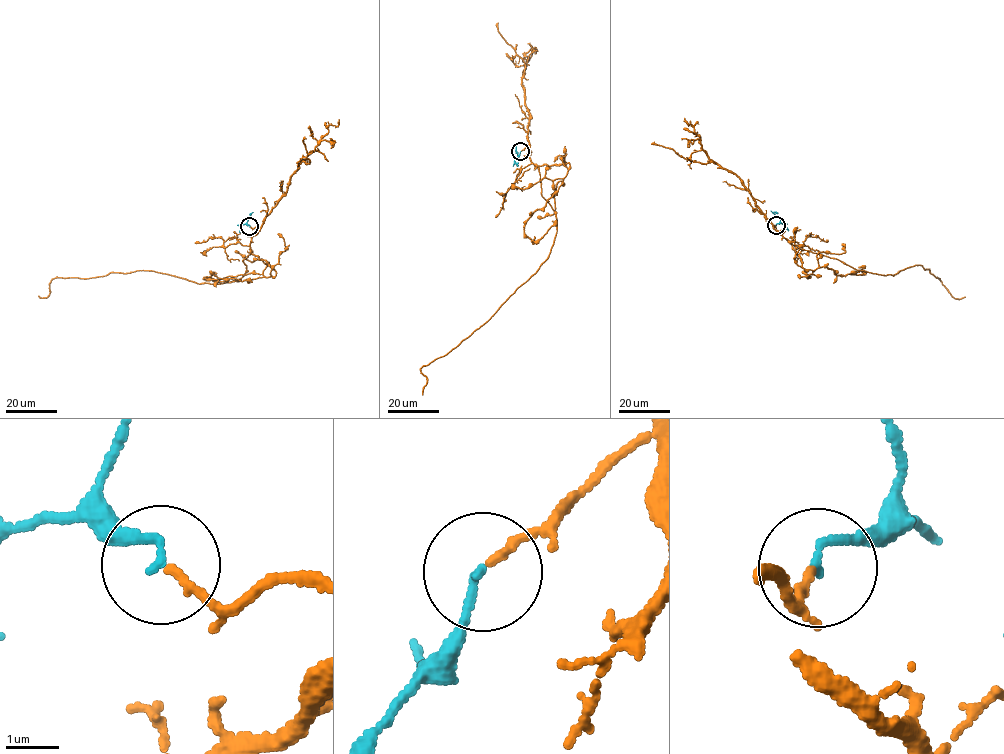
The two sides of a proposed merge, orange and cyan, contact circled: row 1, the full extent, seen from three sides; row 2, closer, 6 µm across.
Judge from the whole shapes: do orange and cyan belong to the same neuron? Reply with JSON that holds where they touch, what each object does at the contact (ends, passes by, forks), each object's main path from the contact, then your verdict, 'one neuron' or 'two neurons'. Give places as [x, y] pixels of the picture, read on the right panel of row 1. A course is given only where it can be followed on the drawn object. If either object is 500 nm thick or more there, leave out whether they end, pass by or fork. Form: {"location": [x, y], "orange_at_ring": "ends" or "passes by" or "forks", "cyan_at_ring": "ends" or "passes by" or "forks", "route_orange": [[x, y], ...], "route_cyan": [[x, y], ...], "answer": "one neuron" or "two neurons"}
{"location": [776, 225], "orange_at_ring": "ends", "cyan_at_ring": "ends", "route_orange": [[776, 225], [773, 228], [797, 248], [883, 275], [894, 275], [922, 265], [940, 279], [952, 297], [965, 296]], "route_cyan": [[776, 225], [780, 219], [770, 211]], "answer": "one neuron"}

